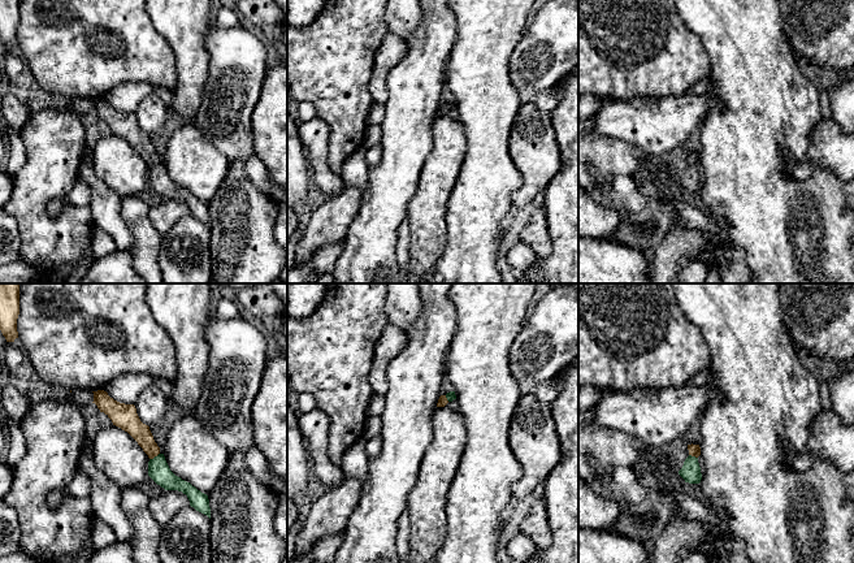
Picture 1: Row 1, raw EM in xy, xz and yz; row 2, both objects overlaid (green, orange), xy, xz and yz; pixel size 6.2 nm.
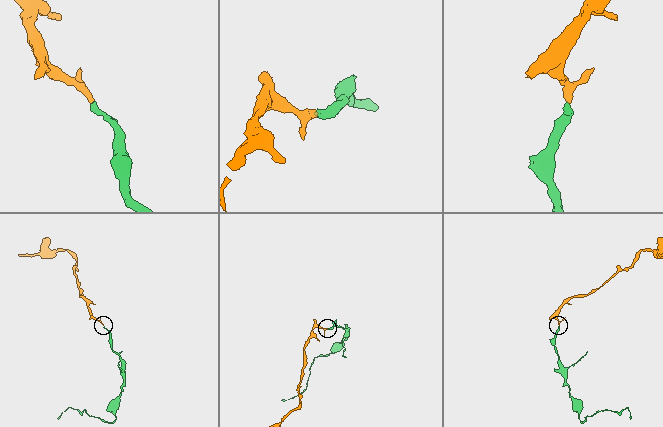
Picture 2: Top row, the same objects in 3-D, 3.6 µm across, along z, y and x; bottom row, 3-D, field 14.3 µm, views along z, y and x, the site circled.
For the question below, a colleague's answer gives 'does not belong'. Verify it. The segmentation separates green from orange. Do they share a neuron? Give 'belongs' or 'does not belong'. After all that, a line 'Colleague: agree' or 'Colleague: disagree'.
belongs
Colleague: disagree

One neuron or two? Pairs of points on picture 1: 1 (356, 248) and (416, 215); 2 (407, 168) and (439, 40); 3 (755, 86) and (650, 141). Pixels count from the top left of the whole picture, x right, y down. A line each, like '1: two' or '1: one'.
1: two
2: one
3: two

